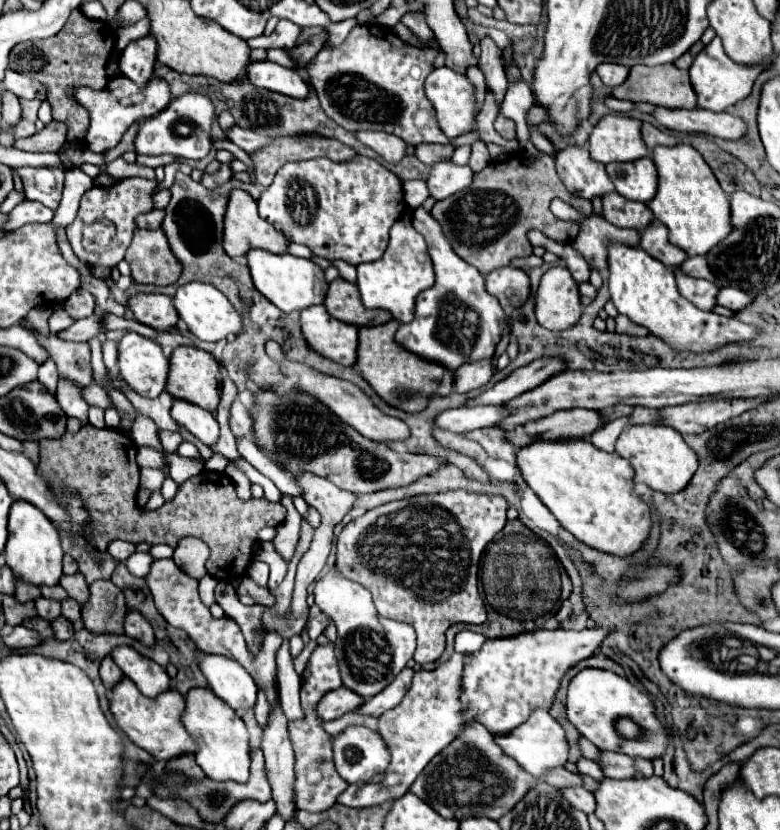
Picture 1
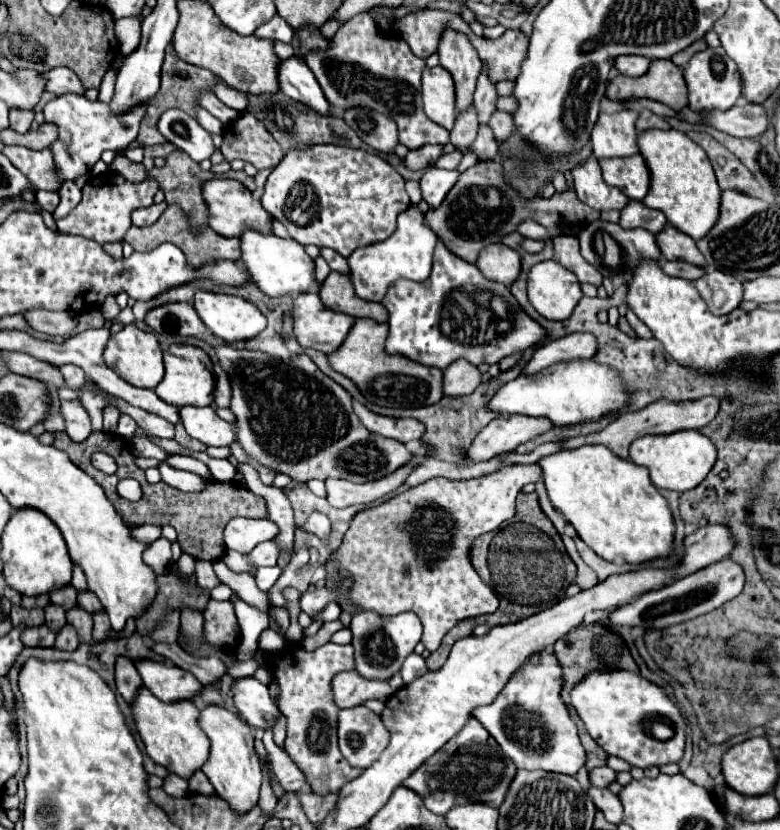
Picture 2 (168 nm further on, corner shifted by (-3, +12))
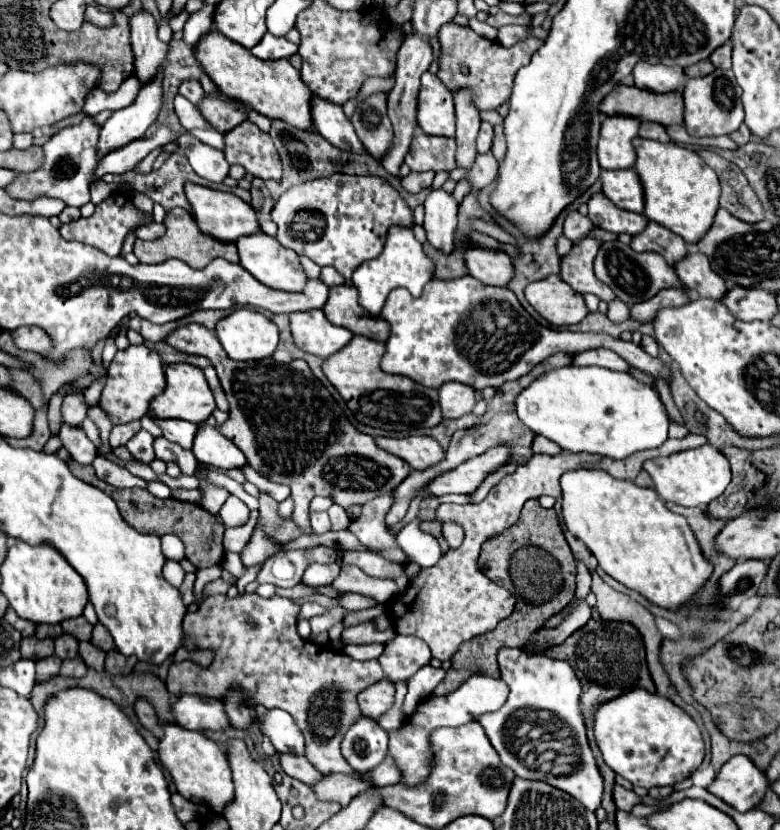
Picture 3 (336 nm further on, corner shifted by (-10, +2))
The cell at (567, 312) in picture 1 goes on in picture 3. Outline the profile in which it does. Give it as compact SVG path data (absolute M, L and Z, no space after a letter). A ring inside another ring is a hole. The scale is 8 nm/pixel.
M558 275L530 283L524 293L528 303L556 327L576 325L588 315L582 295L568 287Z

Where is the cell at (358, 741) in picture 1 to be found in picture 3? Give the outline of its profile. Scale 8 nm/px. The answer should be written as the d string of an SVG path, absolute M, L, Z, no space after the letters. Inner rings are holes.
M360 717L342 741L342 755L358 773L378 767L388 755L388 733L370 717Z

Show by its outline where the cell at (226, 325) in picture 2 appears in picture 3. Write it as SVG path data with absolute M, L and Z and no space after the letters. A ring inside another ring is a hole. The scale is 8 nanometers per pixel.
M236 309L220 319L216 335L228 357L236 361L270 357L278 345L278 327L252 309Z

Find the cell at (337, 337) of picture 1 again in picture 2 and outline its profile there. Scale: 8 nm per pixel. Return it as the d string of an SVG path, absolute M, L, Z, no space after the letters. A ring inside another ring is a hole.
M301 293L293 299L293 321L299 345L323 353L333 353L355 323L353 317L327 309L317 293Z

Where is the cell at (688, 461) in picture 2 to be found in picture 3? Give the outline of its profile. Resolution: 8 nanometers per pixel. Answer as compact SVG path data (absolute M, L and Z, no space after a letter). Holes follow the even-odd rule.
M708 443L698 449L650 459L644 463L644 471L648 471L648 475L652 477L654 487L664 501L672 501L682 507L706 507L712 499L722 495L722 491L730 483L728 459Z

